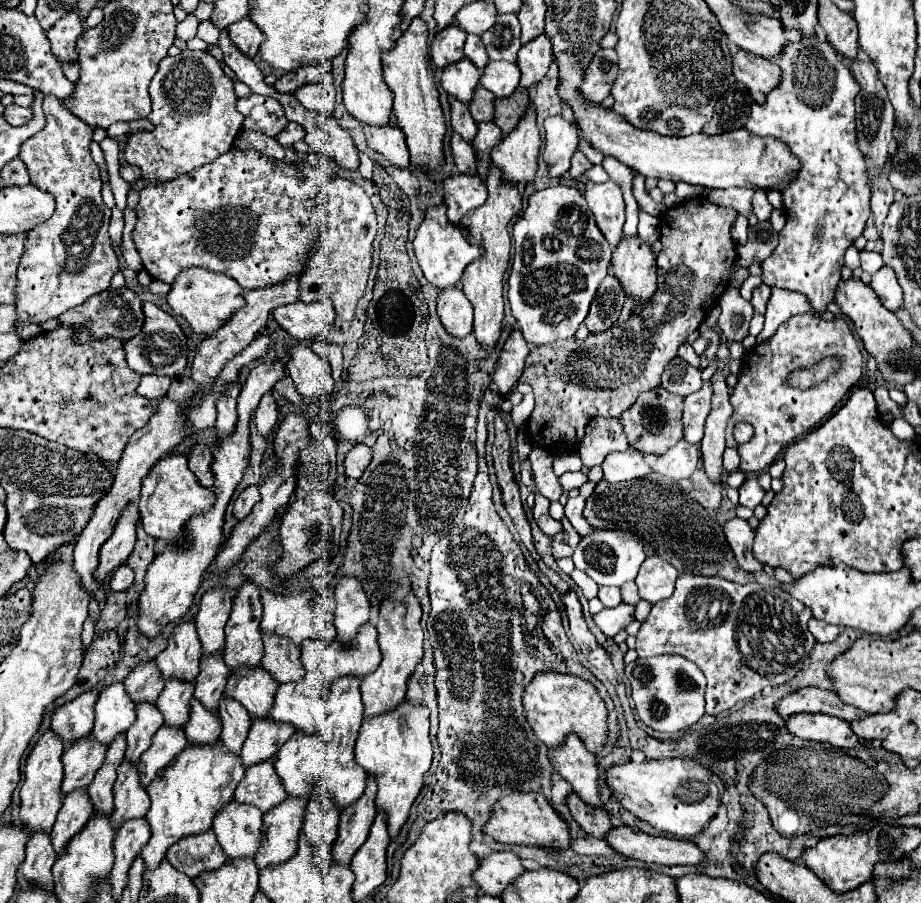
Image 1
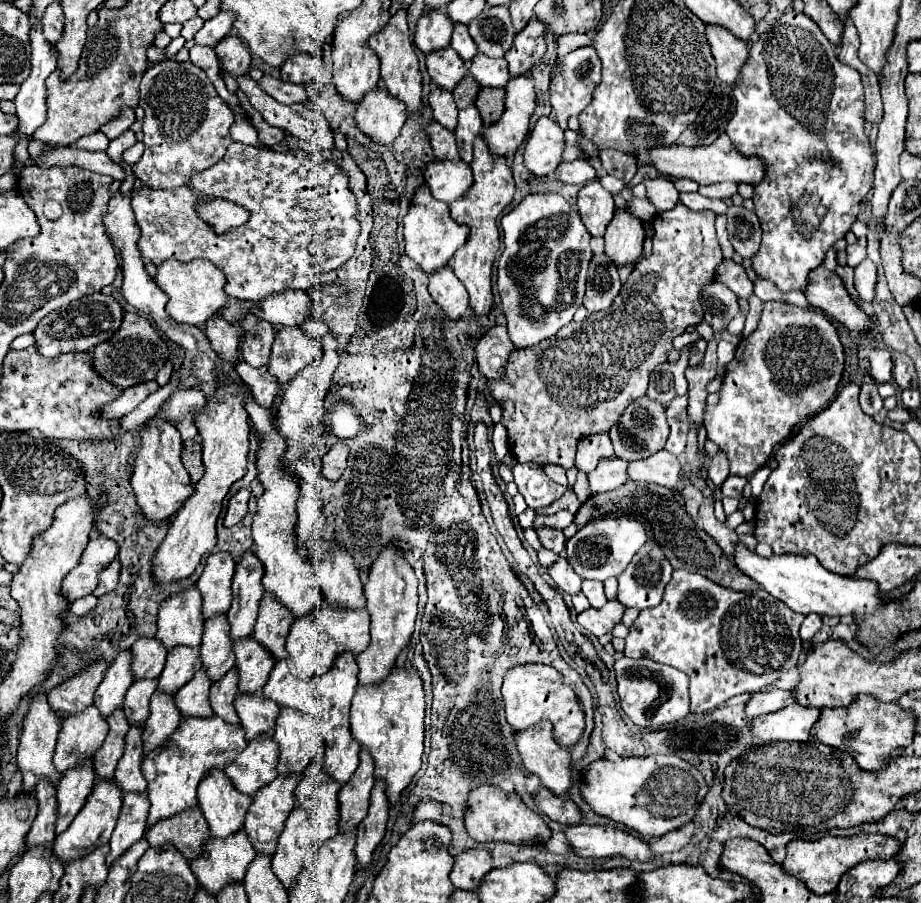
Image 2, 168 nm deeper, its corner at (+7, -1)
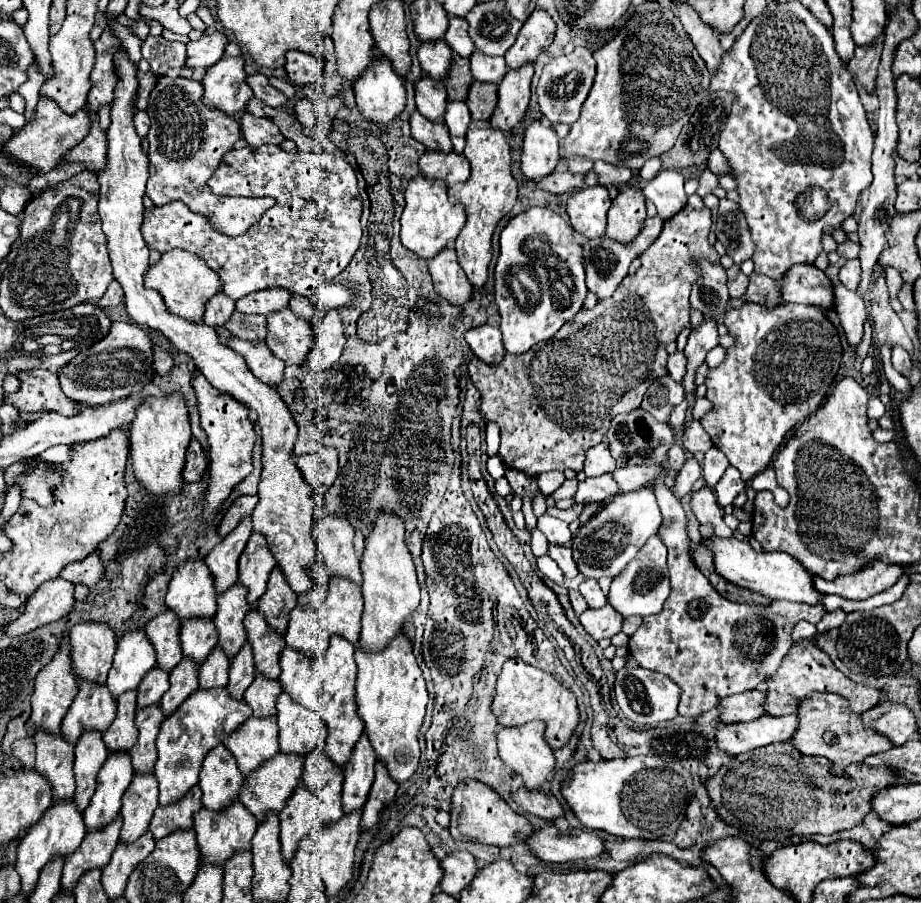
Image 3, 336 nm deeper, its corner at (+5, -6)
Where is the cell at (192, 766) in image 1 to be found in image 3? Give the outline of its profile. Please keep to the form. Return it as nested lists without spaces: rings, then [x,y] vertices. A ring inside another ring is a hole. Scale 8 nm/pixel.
[[[226,688],[216,690],[196,690],[182,702],[182,706],[162,722],[158,738],[156,738],[156,750],[158,760],[154,764],[154,776],[160,786],[158,802],[160,806],[174,804],[182,800],[192,786],[198,784],[198,774],[202,768],[202,762],[210,750],[224,744],[222,740],[230,738],[246,718],[252,716],[252,710],[244,702],[236,702],[228,696]]]

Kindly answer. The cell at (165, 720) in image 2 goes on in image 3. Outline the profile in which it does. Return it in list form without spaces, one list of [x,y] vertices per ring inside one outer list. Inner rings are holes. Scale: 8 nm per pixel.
[[[182,658],[182,662],[170,672],[170,688],[160,700],[160,708],[164,718],[174,714],[178,706],[198,688],[198,666],[190,662],[188,658]]]

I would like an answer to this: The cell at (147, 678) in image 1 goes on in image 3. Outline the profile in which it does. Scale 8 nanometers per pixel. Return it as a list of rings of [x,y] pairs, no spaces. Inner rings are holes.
[[[164,610],[160,616],[150,620],[144,628],[156,652],[156,666],[166,672],[174,670],[174,666],[182,660],[182,650],[178,642],[178,634],[180,634],[178,624],[180,624],[178,618],[170,610]]]

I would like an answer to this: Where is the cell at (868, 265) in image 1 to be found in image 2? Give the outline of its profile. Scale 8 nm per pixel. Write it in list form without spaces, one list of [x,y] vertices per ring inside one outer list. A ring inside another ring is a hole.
[[[854,243],[854,245],[848,245],[846,247],[846,253],[848,253],[848,265],[850,267],[856,267],[862,259],[866,259],[866,247]]]

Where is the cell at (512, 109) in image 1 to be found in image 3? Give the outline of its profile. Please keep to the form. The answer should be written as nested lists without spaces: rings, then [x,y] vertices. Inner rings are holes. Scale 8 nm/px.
[[[474,82],[470,86],[466,106],[470,108],[472,120],[490,120],[494,106],[498,102],[498,90],[496,84],[486,84],[486,82]]]

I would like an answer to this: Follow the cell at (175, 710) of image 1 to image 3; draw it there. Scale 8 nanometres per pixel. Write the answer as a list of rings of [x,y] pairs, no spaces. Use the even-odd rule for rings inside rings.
[[[188,620],[180,630],[182,656],[190,658],[198,666],[214,650],[216,642],[218,642],[218,636],[212,620],[192,620],[192,622]]]

